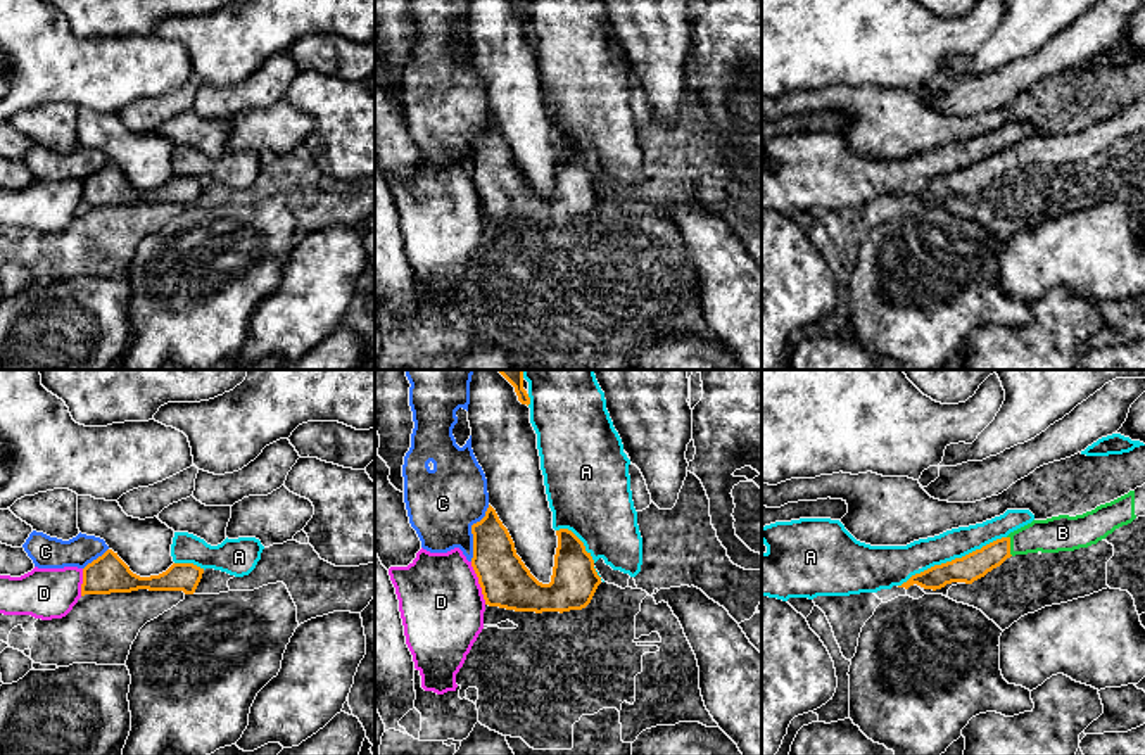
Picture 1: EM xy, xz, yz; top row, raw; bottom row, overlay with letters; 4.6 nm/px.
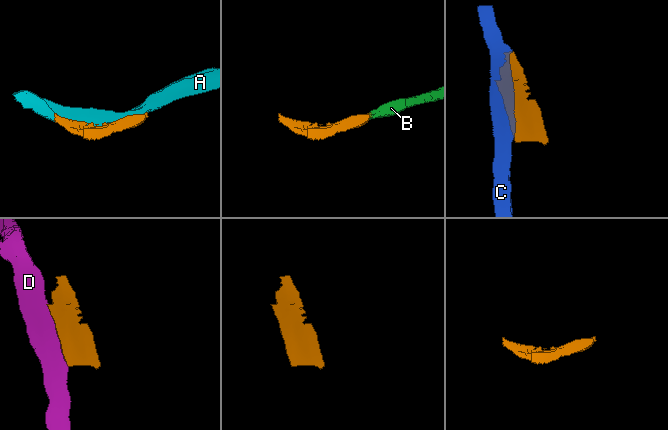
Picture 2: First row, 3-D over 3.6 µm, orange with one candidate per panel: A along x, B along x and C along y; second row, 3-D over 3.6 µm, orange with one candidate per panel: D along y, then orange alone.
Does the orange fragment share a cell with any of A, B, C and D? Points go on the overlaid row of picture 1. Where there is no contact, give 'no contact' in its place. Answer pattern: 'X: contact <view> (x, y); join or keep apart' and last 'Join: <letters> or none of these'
A: contact yz (952, 560); keep apart
B: contact yz (1009, 546); join
C: contact xz (472, 532); keep apart
D: contact xz (479, 583); keep apart
Join: B

